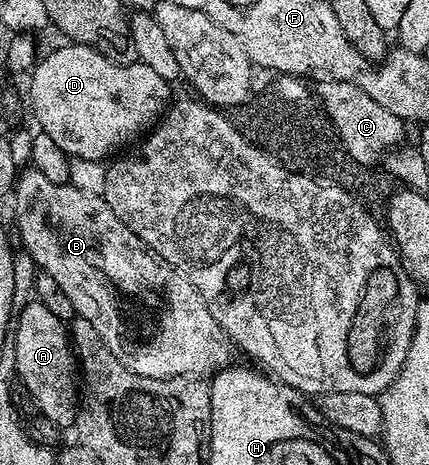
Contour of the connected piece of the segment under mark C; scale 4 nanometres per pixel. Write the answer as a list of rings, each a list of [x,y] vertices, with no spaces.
[[[342,80],[330,83],[329,104],[327,115],[337,130],[337,134],[349,142],[352,153],[350,161],[362,166],[368,166],[382,159],[385,153],[398,147],[405,136],[406,121],[399,119],[391,110],[383,110],[371,94],[367,94],[359,86]]]

